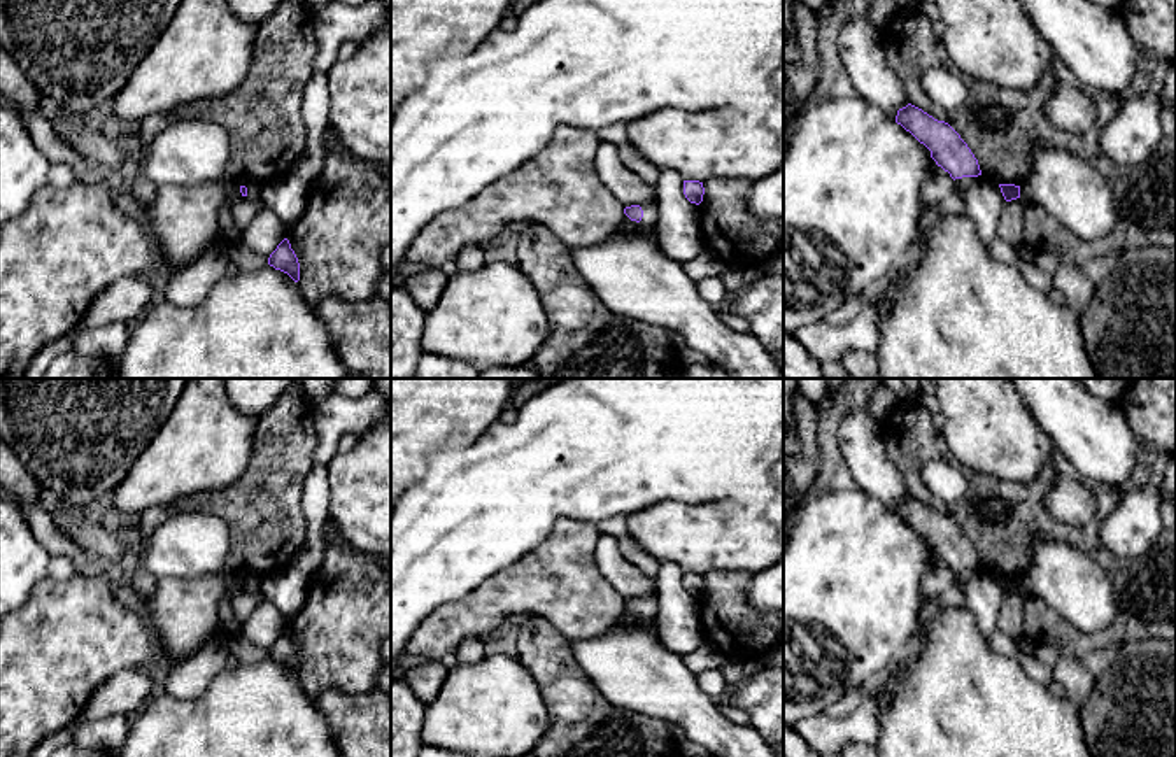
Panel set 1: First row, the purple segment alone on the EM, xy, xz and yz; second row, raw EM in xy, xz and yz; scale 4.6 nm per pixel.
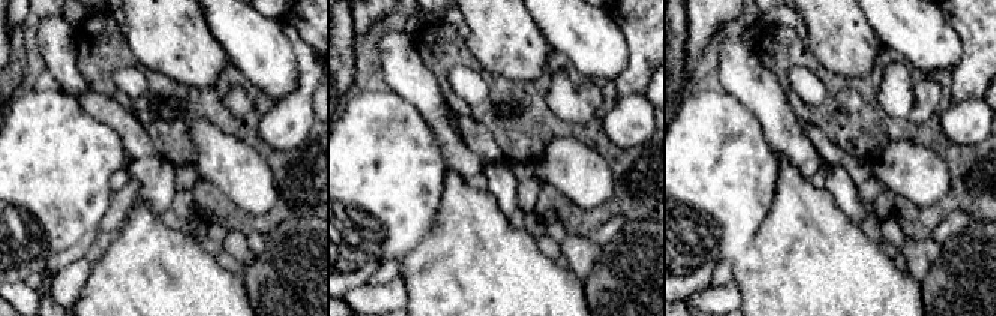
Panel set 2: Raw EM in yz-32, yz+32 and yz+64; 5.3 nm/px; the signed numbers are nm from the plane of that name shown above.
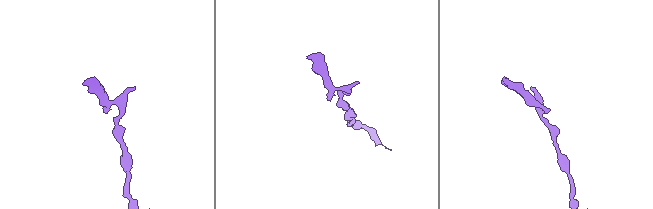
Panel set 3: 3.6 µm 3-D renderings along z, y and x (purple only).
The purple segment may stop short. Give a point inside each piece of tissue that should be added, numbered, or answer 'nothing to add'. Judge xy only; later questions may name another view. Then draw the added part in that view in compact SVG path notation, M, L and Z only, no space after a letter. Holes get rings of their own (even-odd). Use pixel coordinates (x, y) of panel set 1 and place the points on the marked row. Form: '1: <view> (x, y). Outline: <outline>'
nothing to add

